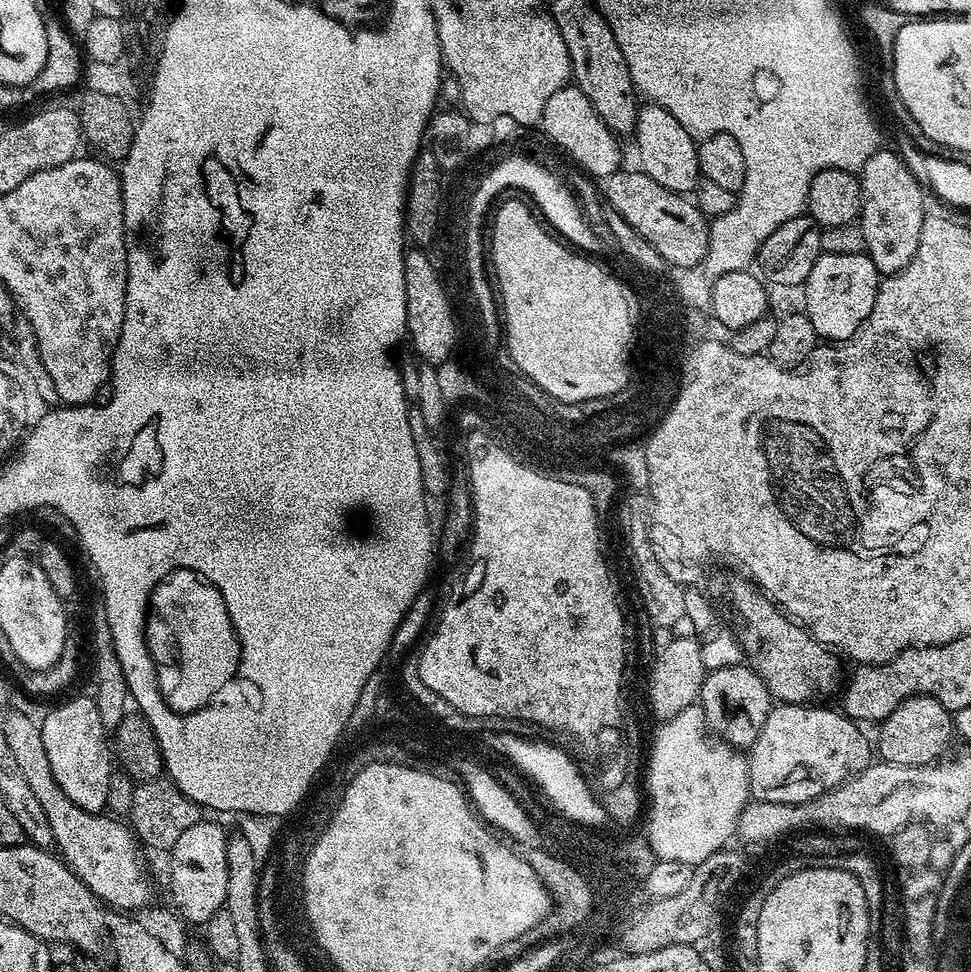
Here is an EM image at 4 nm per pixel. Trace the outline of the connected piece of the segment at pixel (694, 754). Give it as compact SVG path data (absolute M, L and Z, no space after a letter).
M698 706L682 710L659 727L652 740L652 753L649 751L646 756L646 796L650 798L647 809L652 811L652 844L657 852L663 853L663 860L703 866L727 845L724 843L731 836L737 835L740 815L750 801L748 761L743 751L710 735L704 712Z

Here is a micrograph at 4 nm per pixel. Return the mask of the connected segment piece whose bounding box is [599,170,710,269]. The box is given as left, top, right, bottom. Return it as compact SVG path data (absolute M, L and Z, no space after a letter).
M621 170L599 181L600 192L608 199L608 208L617 212L664 260L665 265L693 268L703 265L708 249L709 217L695 199L683 192L666 190L644 172Z

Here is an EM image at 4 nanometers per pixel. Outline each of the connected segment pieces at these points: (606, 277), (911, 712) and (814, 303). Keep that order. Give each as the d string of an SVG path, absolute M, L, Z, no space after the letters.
M505 199L495 209L494 219L490 224L490 268L493 273L496 271L495 283L500 283L500 290L498 286L498 300L502 305L502 323L503 330L506 333L508 350L514 362L517 363L517 366L521 368L525 375L548 397L552 397L560 404L581 404L585 400L600 399L603 396L613 395L622 390L629 380L630 335L626 328L626 309L624 295L622 295L622 284L621 281L612 280L611 274L606 269L599 268L592 260L595 259L571 248L565 248L559 240L555 240L551 231L538 219L537 213L524 201Z
M911 696L896 707L885 720L879 721L880 733L874 736L874 748L879 759L885 764L897 764L898 766L918 766L933 763L936 759L949 751L952 738L954 739L953 713L949 712L942 702L938 702L933 696Z
M864 252L858 254L823 253L814 262L807 282L802 286L802 311L814 322L817 337L824 342L839 342L850 338L874 310L874 298L880 292L882 274Z

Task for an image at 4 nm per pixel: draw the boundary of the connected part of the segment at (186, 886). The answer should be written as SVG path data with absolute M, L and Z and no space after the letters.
M201 818L196 825L183 831L181 838L171 848L172 865L168 868L168 880L172 883L173 902L171 903L175 905L189 925L203 925L215 912L225 907L228 899L227 844L229 839L229 833L224 833L222 825L215 824L207 818Z

